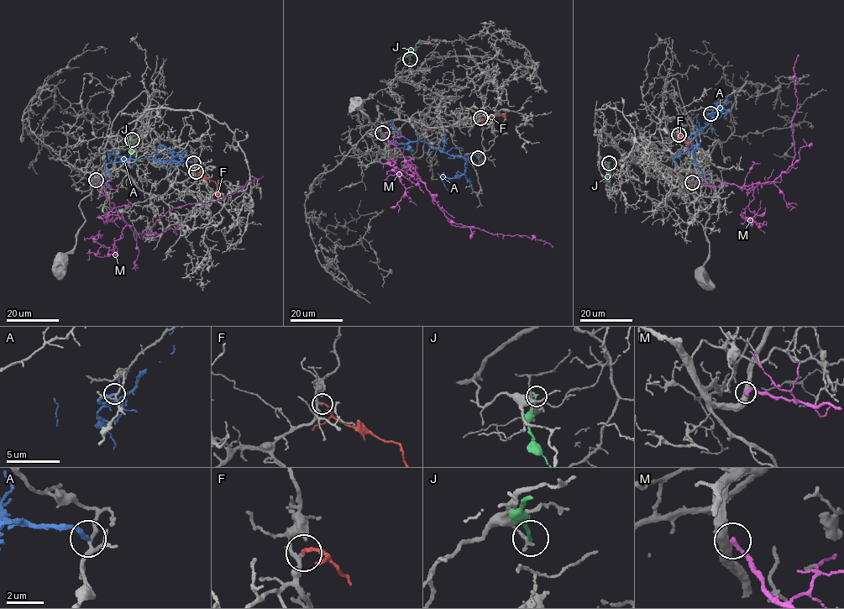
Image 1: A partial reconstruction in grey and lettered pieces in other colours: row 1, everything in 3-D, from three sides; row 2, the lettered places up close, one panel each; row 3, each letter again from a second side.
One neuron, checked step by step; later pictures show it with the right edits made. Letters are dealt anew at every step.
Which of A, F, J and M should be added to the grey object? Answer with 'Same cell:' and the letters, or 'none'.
Same cell: F

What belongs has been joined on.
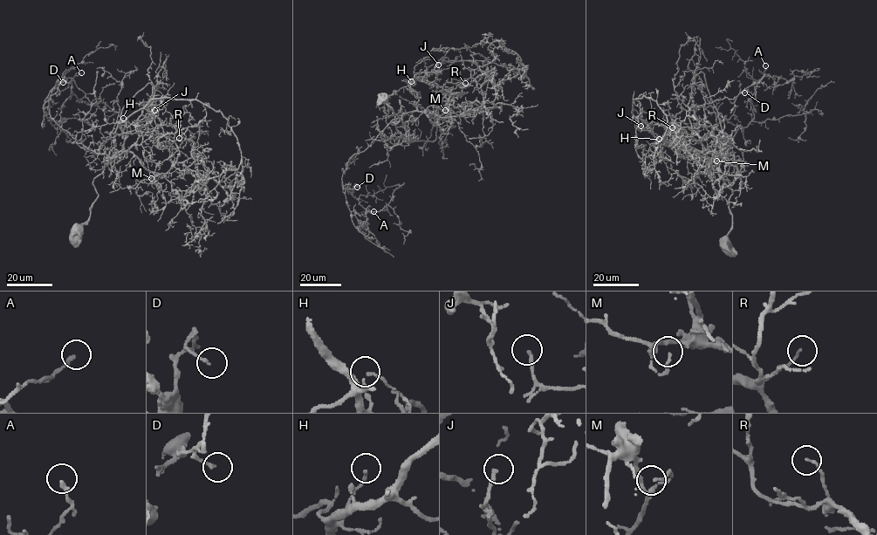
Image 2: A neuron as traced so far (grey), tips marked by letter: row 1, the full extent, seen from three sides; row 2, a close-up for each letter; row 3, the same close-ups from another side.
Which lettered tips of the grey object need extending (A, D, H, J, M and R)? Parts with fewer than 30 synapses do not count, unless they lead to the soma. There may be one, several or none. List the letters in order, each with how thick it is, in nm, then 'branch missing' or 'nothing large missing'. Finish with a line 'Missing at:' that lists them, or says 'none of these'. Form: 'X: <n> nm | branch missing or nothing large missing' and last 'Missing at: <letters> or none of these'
A: 180 nm | nothing large missing
D: 130 nm | nothing large missing
H: 120 nm | nothing large missing
J: 200 nm | nothing large missing
M: 130 nm | nothing large missing
R: 110 nm | nothing large missing
Missing at: none of these

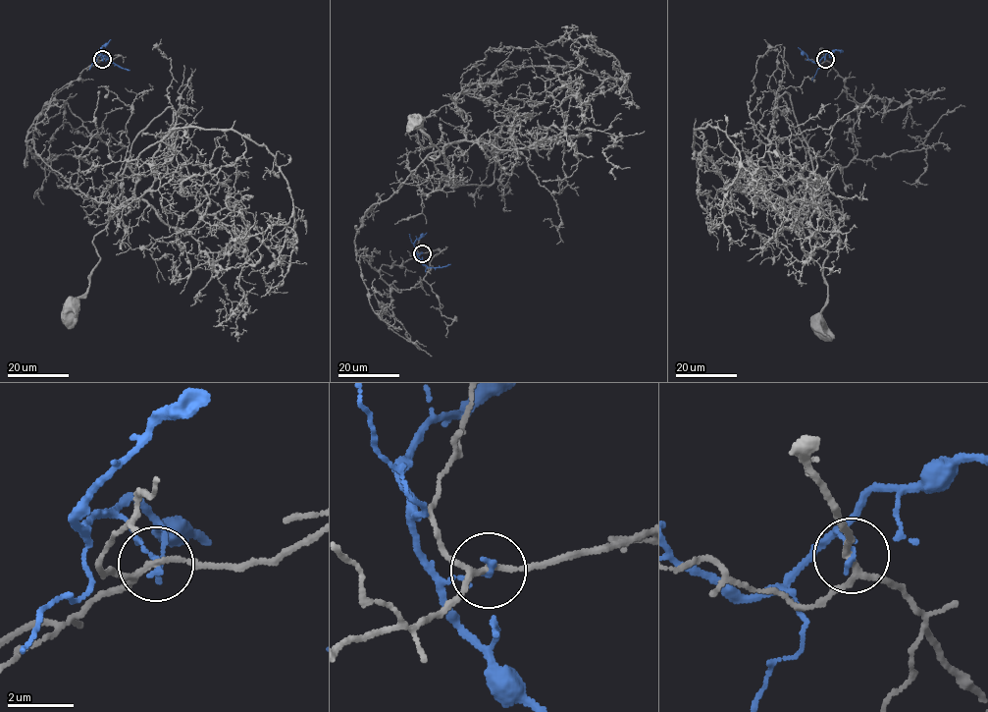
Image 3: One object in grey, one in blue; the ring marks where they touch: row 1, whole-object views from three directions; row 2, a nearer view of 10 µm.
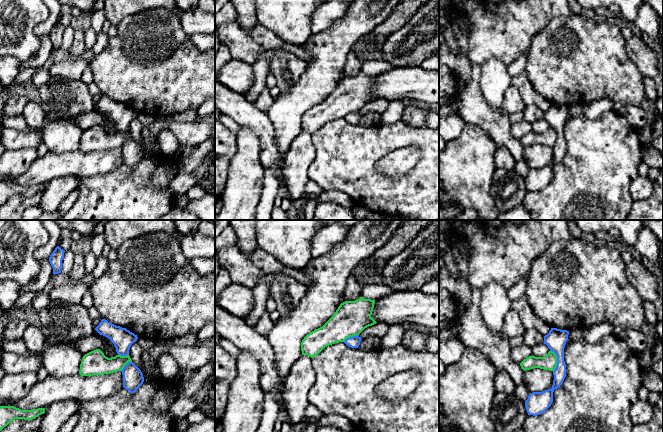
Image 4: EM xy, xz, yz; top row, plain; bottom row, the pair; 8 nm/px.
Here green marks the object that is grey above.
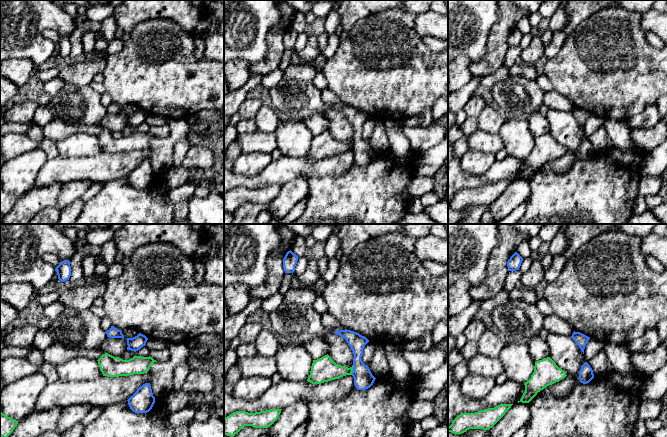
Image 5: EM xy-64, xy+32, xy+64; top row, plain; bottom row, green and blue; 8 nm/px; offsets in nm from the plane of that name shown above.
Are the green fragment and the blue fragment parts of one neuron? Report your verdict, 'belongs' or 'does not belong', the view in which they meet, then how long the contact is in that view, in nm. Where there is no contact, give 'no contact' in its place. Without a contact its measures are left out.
does not belong | yz | 180 nm

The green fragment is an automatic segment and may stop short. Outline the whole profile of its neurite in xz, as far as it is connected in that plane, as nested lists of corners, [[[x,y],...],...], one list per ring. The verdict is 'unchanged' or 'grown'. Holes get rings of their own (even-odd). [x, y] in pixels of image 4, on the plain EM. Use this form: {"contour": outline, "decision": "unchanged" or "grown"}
{"contour": [[[360,73],[340,80],[334,91],[320,104],[307,110],[301,118],[302,131],[317,132],[325,123],[344,118],[376,100],[371,93],[375,76]]], "decision": "unchanged"}

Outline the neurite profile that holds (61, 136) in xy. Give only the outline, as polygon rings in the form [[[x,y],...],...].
[[[70,119],[46,120],[42,137],[50,152],[62,154],[79,150],[83,132]]]

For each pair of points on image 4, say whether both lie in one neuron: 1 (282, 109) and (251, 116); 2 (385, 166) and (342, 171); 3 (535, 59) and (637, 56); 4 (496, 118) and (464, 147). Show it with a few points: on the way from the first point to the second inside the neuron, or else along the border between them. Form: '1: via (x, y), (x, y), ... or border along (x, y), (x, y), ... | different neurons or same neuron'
1: border along (266, 114), (275, 136) | different neurons
2: border along (392, 151), (376, 163), (375, 169), (395, 179) | different neurons
3: border along (625, 40), (626, 55), (642, 75) | different neurons
4: border along (466, 122), (482, 128), (500, 145) | different neurons

